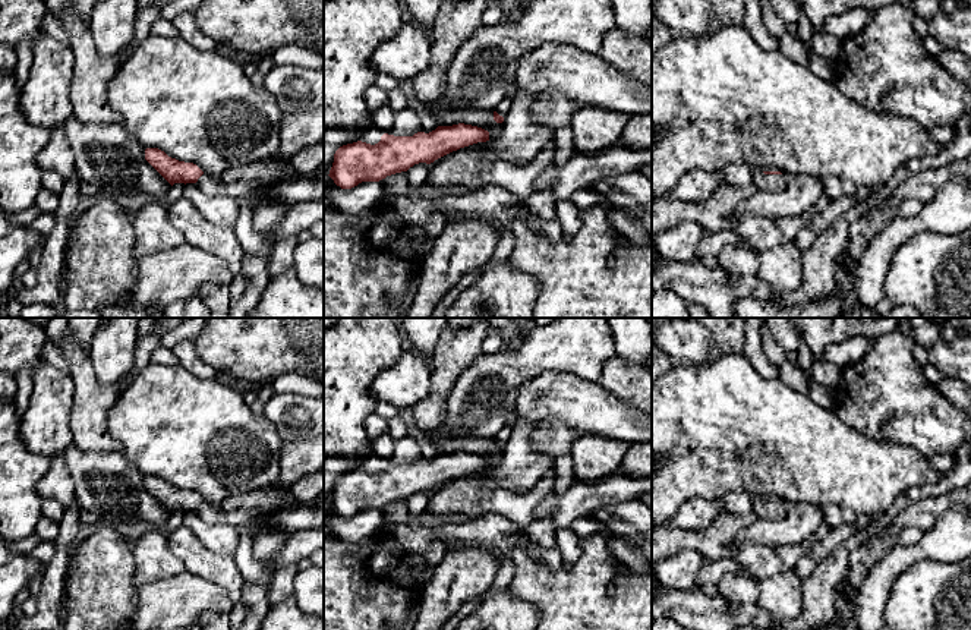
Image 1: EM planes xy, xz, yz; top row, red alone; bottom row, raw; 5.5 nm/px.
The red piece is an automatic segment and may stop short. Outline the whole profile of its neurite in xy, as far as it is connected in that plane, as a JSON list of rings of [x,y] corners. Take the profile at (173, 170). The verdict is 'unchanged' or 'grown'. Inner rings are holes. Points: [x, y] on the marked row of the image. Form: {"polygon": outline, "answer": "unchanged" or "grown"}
{"polygon": [[[146,148],[145,160],[171,186],[196,183],[208,195],[226,195],[236,201],[255,193],[261,186],[296,176],[286,157],[233,166],[218,176],[205,174],[196,164],[171,158],[158,148]]], "answer": "grown"}

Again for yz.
{"polygon": [[[756,171],[751,185],[760,190],[782,190],[786,176],[781,171]]], "answer": "grown"}

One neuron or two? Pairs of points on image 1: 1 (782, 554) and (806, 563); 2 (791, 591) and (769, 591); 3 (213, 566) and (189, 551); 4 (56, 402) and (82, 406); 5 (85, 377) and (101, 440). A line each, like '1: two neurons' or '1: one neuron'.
1: two neurons
2: one neuron
3: one neuron
4: two neurons
5: one neuron

